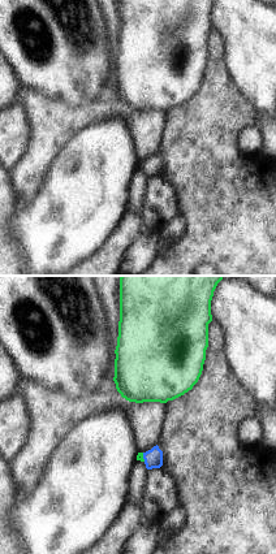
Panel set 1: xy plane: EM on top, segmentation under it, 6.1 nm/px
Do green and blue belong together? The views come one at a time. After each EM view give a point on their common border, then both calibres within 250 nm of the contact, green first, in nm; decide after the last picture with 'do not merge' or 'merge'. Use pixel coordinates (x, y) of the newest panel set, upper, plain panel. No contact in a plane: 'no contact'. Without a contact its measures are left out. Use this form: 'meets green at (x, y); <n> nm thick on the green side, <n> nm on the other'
meets green at (142, 165); 50 nm thick on the green side, 110 nm on the other

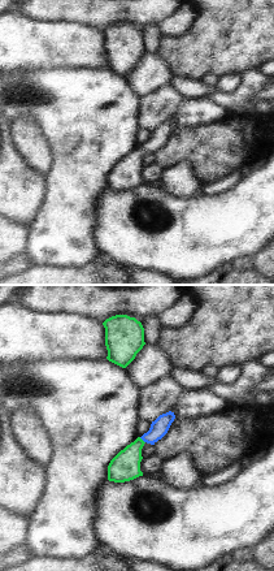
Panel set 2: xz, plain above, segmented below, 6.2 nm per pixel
meets green at (142, 148); 180 nm thick on the green side, 110 nm on the other

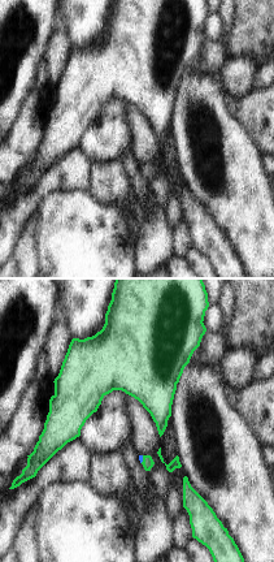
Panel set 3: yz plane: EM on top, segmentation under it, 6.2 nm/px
meets green at (143, 168); 70 nm thick on the green side, 30 nm on the other

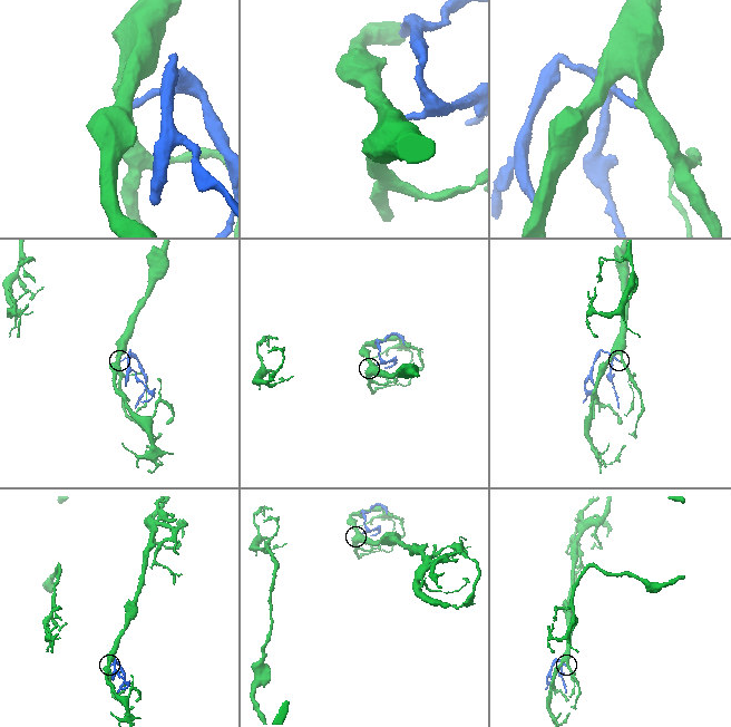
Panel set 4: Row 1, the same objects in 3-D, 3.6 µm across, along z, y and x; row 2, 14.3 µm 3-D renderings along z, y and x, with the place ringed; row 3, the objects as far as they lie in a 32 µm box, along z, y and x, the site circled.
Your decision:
merge

